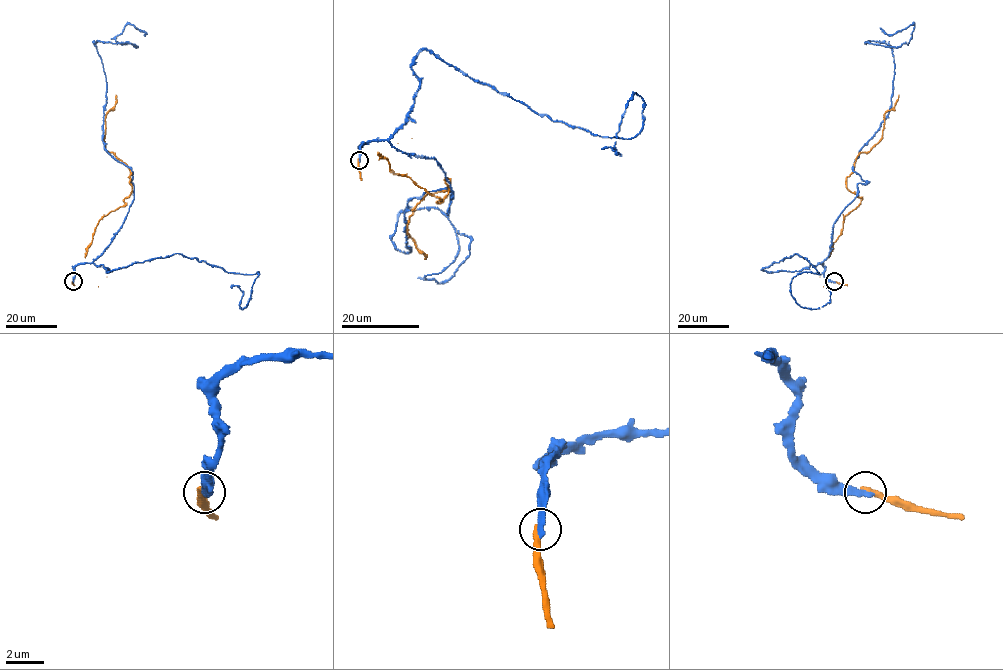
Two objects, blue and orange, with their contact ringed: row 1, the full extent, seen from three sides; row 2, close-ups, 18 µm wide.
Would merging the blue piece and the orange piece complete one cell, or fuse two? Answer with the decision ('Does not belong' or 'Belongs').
Does not belong

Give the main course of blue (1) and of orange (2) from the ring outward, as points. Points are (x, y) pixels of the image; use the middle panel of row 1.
1: (359, 160), (445, 171), (449, 210), (391, 235), (446, 216), (426, 279), (457, 230)
2: (359, 161), (378, 152), (438, 203), (450, 179), (409, 217), (409, 237), (425, 259)

